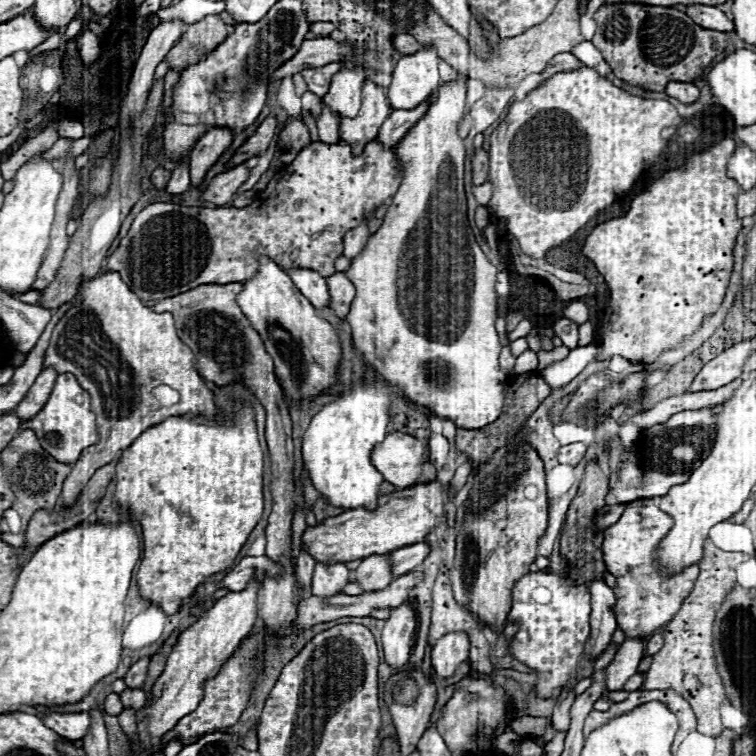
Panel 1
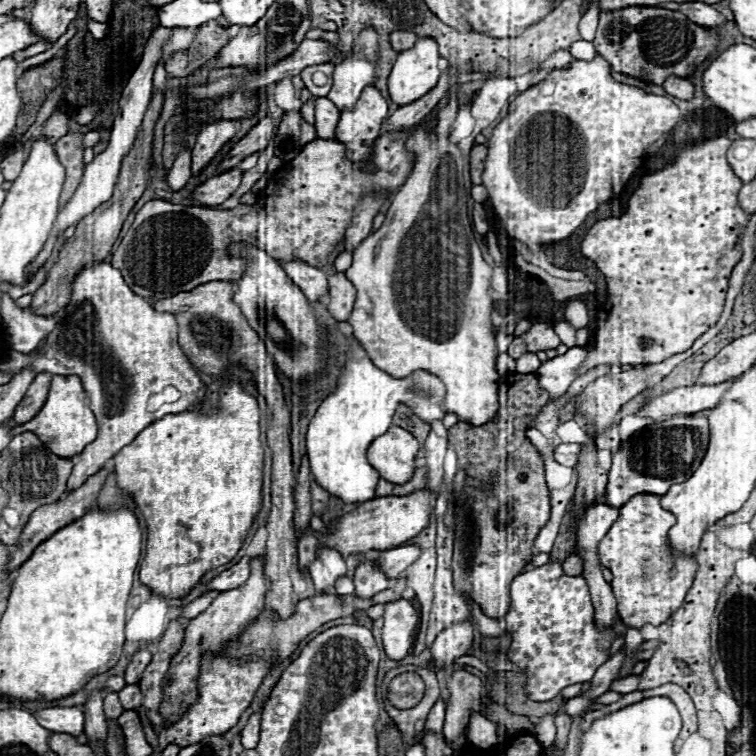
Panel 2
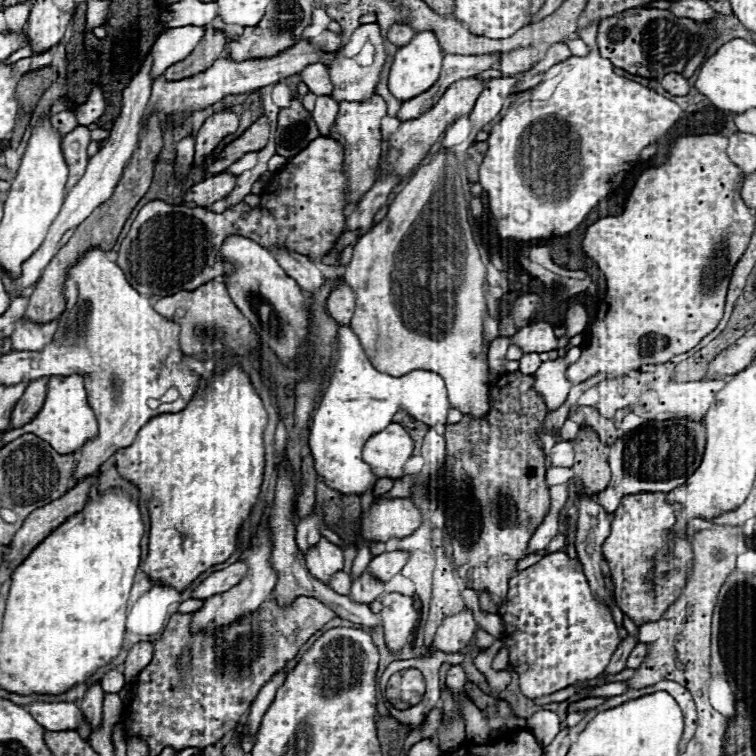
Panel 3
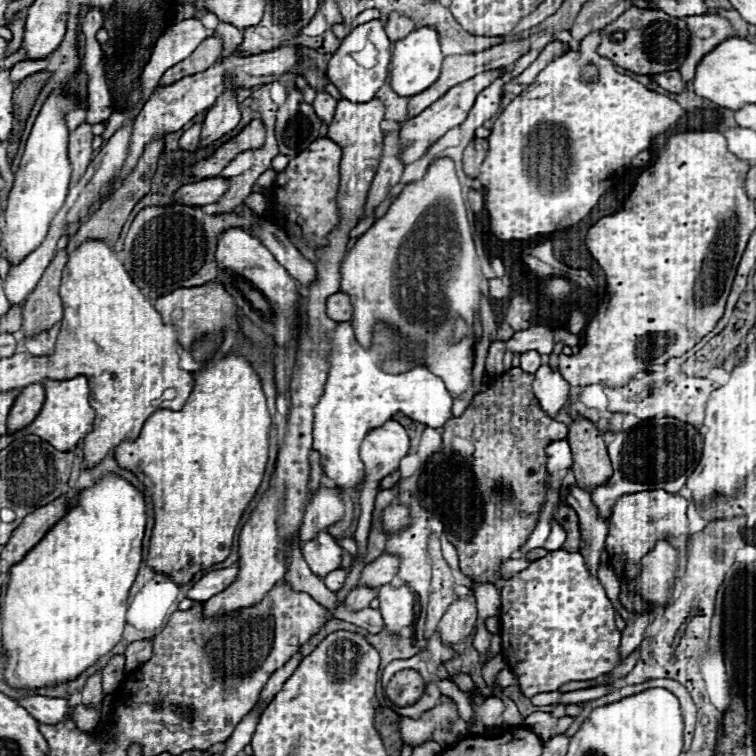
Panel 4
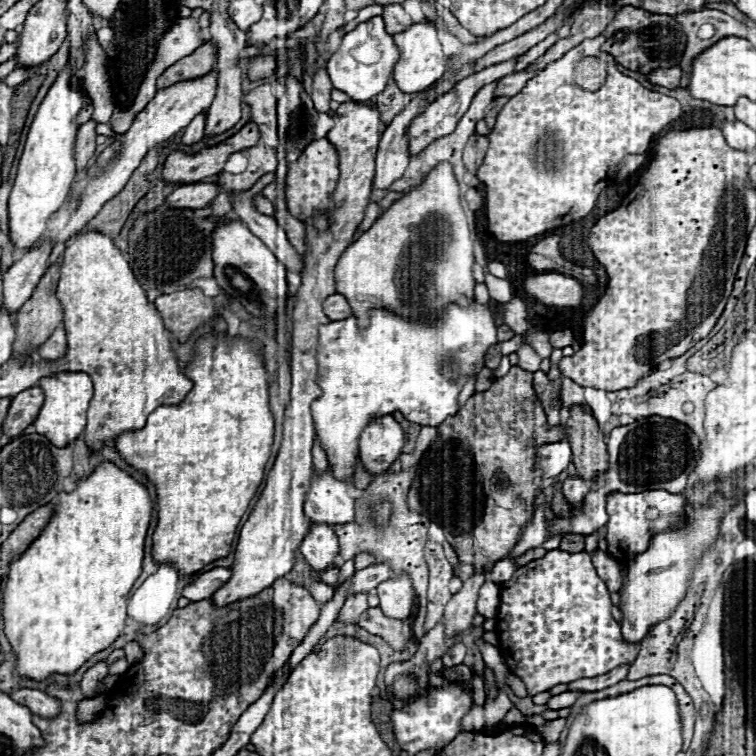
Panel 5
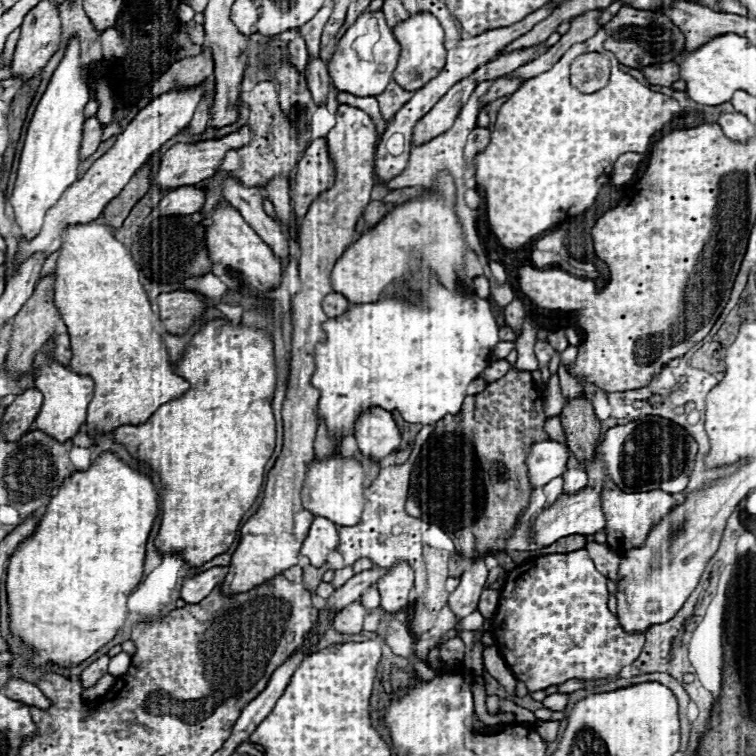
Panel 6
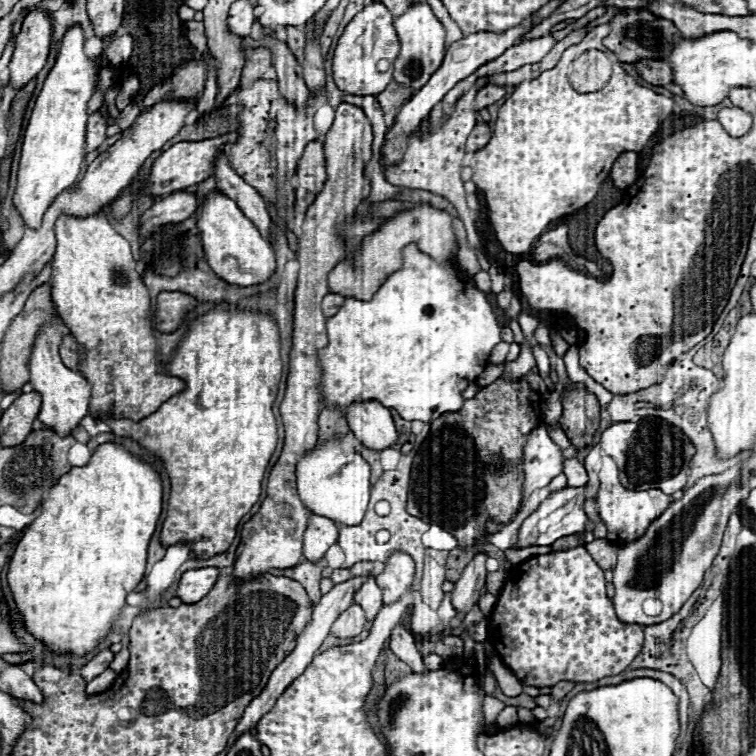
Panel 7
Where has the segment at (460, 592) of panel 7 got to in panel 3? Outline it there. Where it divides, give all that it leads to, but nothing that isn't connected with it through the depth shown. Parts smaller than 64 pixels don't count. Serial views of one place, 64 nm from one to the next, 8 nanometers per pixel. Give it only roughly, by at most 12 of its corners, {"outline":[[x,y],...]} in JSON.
{"outline":[[464,610],[442,622],[434,648],[462,652],[474,638],[476,622]]}

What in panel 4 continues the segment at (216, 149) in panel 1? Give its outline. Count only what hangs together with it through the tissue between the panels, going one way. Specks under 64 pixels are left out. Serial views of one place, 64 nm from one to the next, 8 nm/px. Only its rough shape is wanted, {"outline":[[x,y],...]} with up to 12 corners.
{"outline":[[226,90],[202,122],[200,146],[240,122],[236,92]]}

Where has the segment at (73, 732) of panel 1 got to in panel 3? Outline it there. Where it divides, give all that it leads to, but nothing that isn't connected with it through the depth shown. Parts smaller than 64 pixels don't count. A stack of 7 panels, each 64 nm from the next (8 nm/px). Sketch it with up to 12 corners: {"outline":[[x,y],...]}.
{"outline":[[70,702],[26,708],[46,730],[78,730],[80,708]]}

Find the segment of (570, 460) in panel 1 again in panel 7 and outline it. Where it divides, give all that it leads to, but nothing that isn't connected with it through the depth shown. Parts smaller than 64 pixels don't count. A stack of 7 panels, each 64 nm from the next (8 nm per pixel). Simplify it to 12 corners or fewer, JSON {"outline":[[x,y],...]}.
{"outline":[[544,424],[524,448],[524,502],[562,474],[564,456]]}

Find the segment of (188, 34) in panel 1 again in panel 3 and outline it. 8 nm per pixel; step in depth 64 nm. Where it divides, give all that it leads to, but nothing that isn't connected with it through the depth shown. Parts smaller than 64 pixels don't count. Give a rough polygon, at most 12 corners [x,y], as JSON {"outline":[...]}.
{"outline":[[206,28],[192,54],[168,66],[166,80],[204,72],[222,56],[228,40]]}

